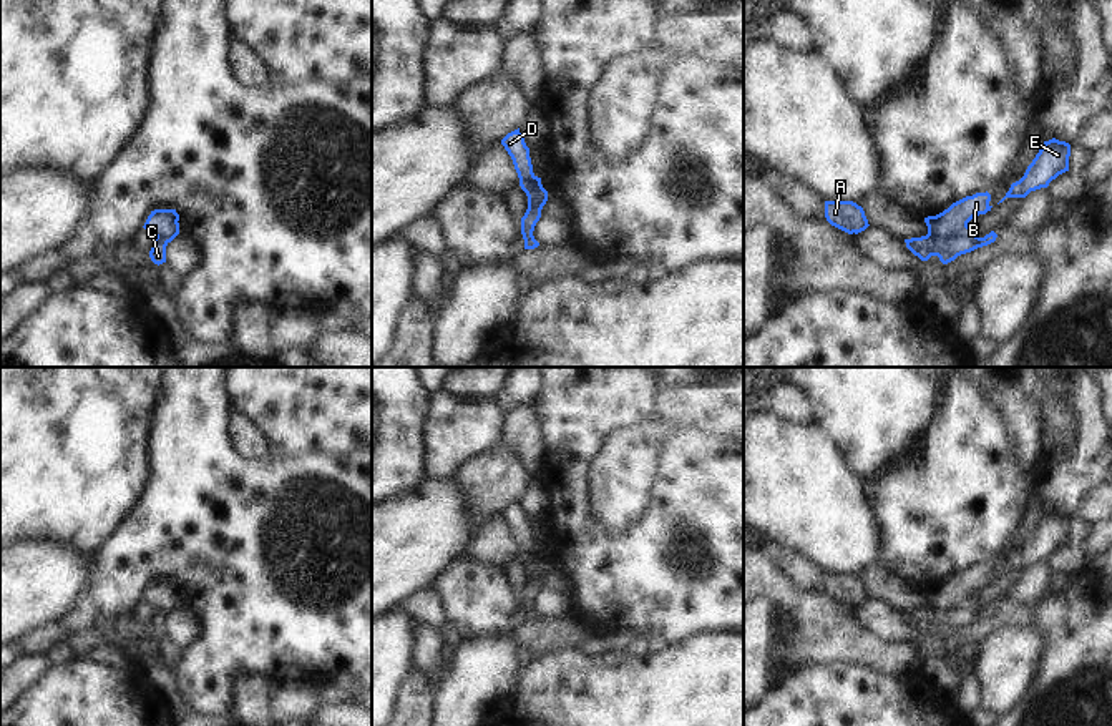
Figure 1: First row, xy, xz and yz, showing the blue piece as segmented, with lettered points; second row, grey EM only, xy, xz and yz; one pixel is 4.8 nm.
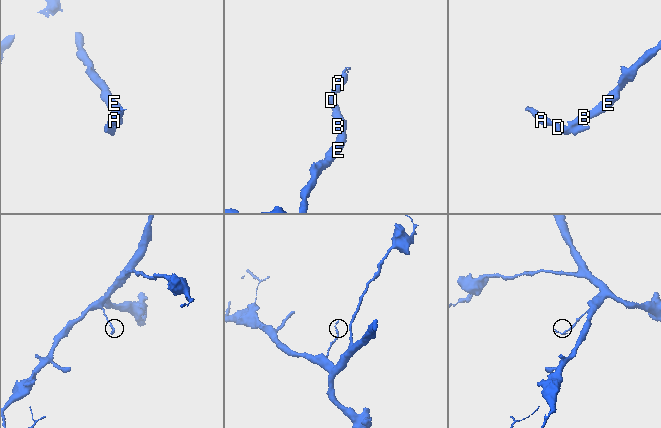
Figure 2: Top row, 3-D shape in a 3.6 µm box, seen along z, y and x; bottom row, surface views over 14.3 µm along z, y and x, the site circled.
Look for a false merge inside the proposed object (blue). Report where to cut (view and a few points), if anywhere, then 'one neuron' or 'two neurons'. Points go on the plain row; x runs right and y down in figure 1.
cut xz (520, 552), (526, 555), (528, 565), (540, 583); two neurons

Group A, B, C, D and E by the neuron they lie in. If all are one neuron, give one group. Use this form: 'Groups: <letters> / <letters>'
Groups: A C D / B E.

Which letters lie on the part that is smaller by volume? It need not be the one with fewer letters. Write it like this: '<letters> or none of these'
A, C, D.

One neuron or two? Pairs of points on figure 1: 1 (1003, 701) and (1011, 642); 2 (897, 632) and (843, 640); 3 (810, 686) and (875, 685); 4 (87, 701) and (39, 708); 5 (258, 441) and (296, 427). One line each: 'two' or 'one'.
1: one
2: two
3: one
4: one
5: two

